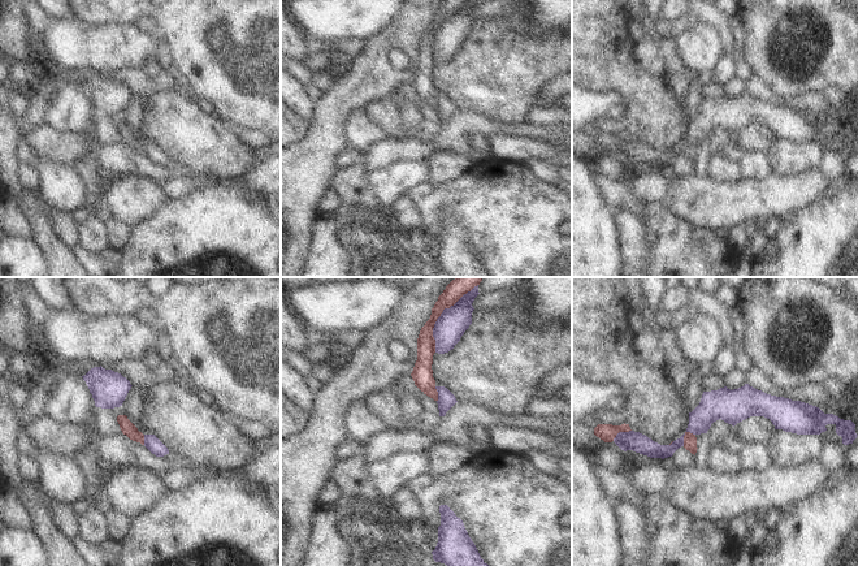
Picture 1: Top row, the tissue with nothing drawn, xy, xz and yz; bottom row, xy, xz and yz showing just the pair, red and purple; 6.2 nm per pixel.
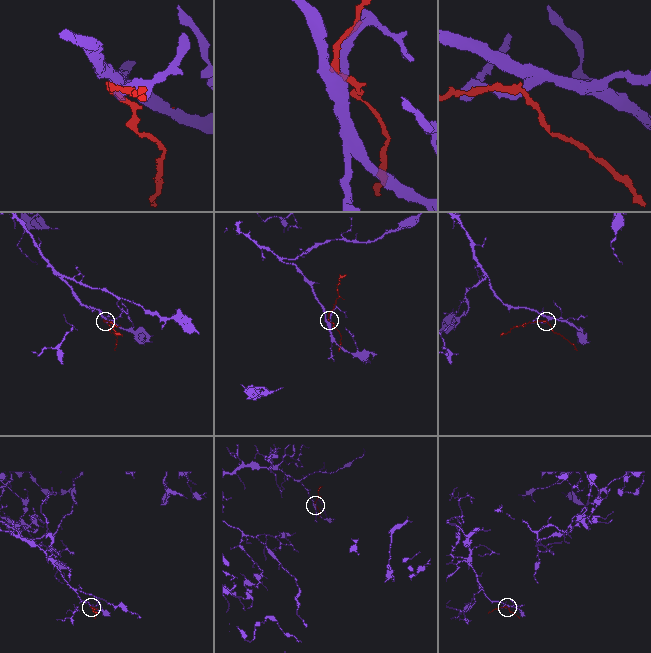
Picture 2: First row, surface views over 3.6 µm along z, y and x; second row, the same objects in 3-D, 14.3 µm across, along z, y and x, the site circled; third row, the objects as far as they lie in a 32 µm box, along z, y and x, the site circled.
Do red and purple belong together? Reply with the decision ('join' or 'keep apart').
keep apart

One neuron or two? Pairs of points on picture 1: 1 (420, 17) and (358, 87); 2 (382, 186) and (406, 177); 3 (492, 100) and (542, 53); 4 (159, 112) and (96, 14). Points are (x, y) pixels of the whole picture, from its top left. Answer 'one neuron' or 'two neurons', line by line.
1: one neuron
2: one neuron
3: one neuron
4: two neurons

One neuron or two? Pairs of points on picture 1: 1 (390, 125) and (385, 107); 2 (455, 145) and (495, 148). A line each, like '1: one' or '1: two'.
1: one
2: two

